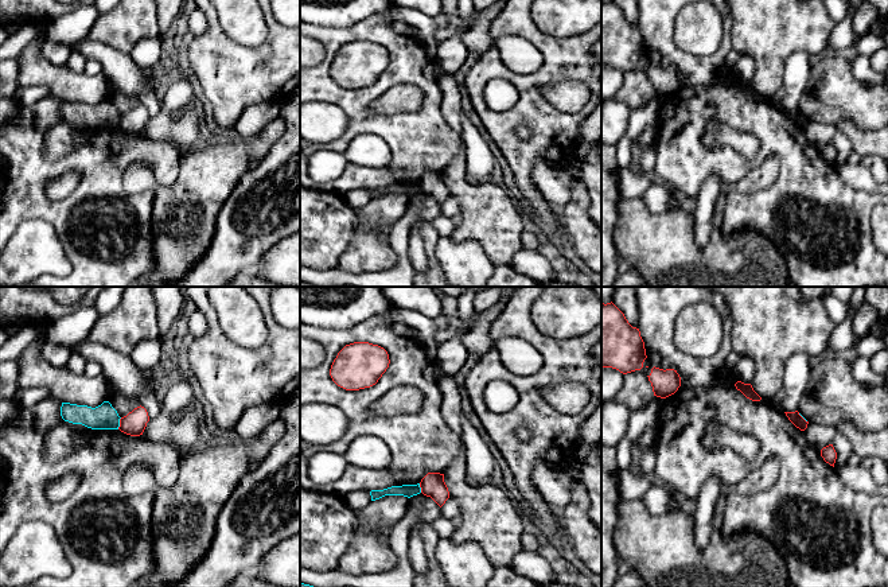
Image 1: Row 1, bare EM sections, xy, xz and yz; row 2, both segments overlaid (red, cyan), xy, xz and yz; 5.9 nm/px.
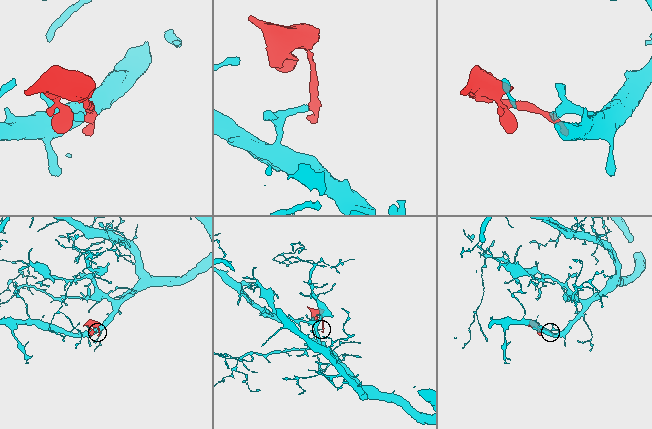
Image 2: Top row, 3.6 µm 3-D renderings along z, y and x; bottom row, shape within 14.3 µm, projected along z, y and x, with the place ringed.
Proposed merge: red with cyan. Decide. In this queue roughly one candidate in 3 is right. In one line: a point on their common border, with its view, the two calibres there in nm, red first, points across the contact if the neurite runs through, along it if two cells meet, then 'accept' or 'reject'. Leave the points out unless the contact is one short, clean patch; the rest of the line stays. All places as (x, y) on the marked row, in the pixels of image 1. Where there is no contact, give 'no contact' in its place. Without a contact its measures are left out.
meets red in xy at (120, 423); 140 nm thick on the red side, 150 nm on the other; border along xy (121, 418), (117, 428); reject

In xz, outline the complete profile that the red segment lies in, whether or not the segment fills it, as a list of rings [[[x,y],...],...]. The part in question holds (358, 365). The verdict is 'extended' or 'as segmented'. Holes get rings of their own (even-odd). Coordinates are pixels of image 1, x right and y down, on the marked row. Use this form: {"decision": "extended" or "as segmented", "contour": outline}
{"decision": "as segmented", "contour": [[[354,342],[338,353],[330,376],[338,386],[359,390],[375,385],[389,364],[389,354],[383,347],[369,342]]]}

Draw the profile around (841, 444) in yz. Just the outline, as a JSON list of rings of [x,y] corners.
[[[840,431],[836,432],[836,436],[834,436],[831,444],[837,452],[834,469],[838,471],[841,467],[848,464],[848,459],[853,454],[853,448],[850,446],[850,442],[848,440],[848,438],[844,436]]]

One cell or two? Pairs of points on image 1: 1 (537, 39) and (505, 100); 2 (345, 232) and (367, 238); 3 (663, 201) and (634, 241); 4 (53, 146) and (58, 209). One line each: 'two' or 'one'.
1: two
2: two
3: two
4: two

